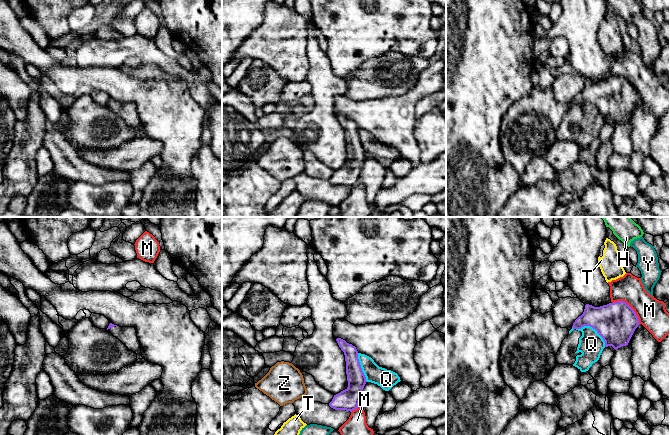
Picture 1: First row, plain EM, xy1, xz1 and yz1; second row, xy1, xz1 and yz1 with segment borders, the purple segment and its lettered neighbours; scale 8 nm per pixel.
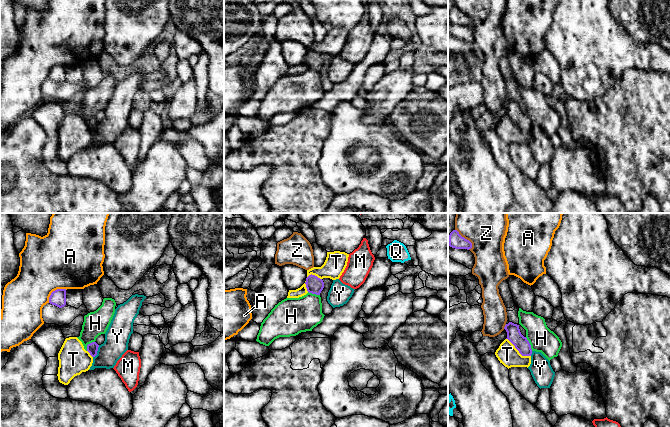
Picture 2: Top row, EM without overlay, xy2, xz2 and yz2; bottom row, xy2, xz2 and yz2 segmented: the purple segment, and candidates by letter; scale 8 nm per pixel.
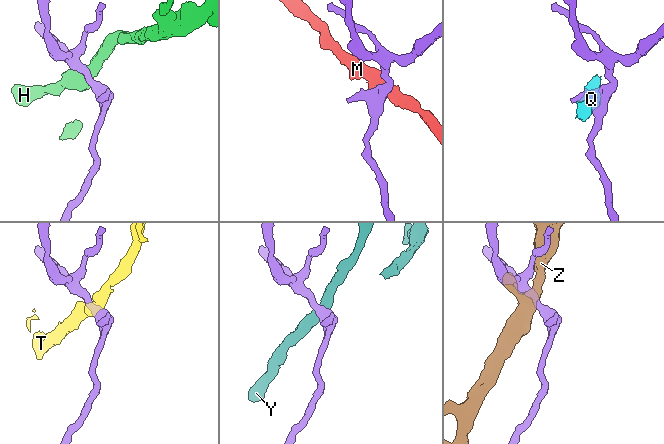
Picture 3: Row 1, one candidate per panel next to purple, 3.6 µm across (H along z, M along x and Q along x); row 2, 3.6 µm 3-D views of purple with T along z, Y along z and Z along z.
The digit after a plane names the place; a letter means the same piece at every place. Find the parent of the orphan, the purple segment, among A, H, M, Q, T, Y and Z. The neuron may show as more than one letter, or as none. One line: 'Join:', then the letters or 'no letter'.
Join: no letter

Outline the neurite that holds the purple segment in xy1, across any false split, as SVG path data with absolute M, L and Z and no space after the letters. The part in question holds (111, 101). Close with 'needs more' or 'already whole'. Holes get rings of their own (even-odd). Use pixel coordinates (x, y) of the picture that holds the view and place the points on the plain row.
M110 99L107 106L119 115L129 126L135 128L137 130L137 136L143 135L141 121L134 103L120 103Z | needs more

